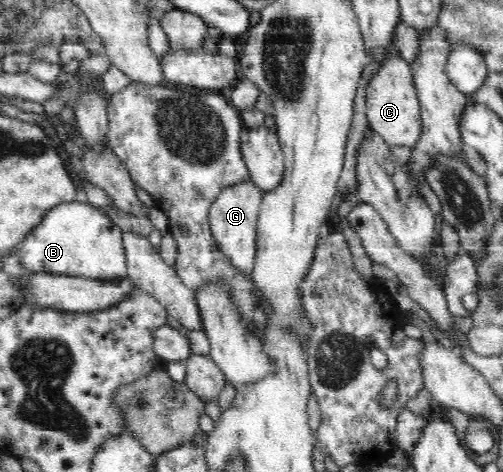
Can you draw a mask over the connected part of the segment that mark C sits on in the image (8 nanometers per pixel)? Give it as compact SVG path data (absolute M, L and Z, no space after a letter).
M384 55L366 87L366 116L369 128L378 133L386 144L414 146L422 134L420 101L413 83L411 63L397 55Z

